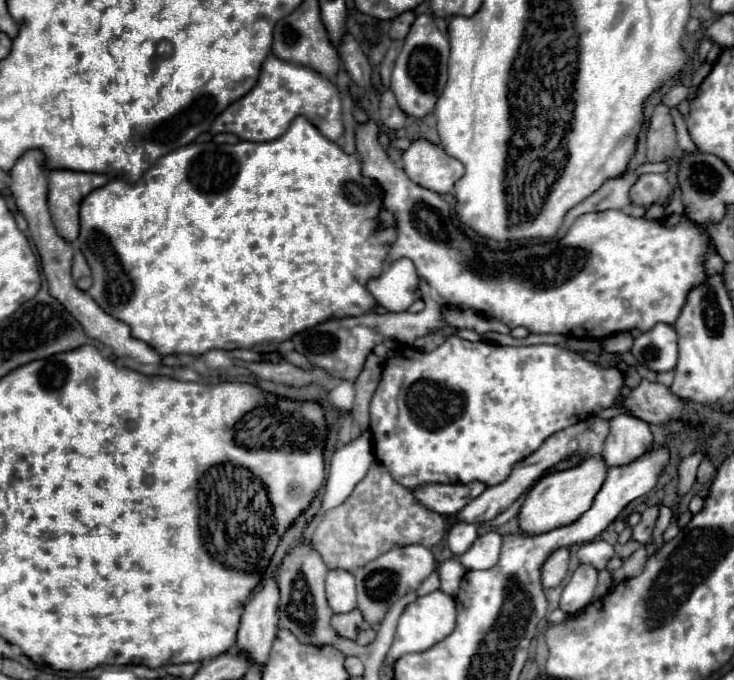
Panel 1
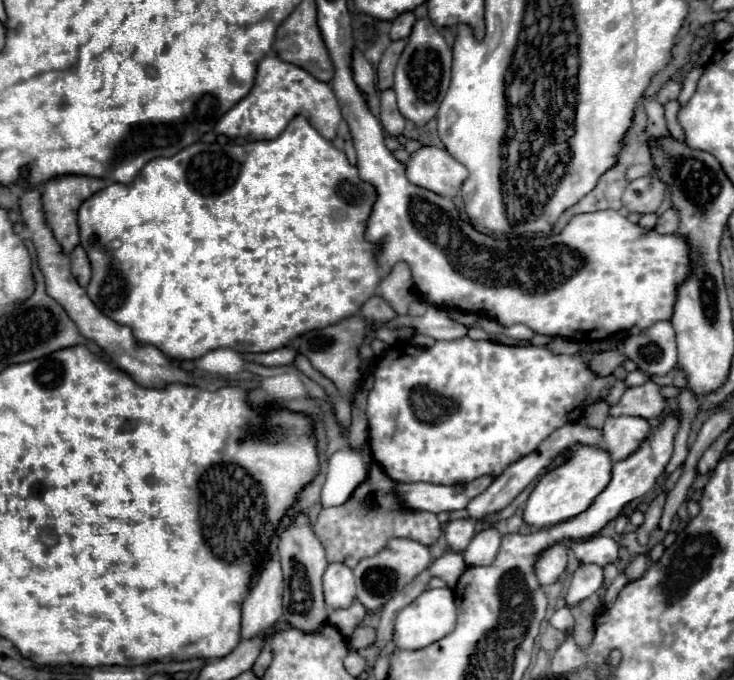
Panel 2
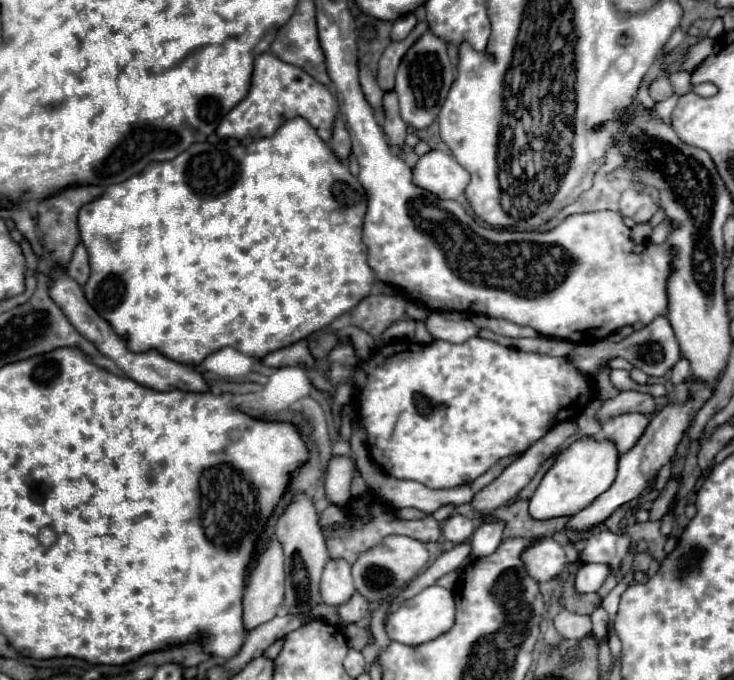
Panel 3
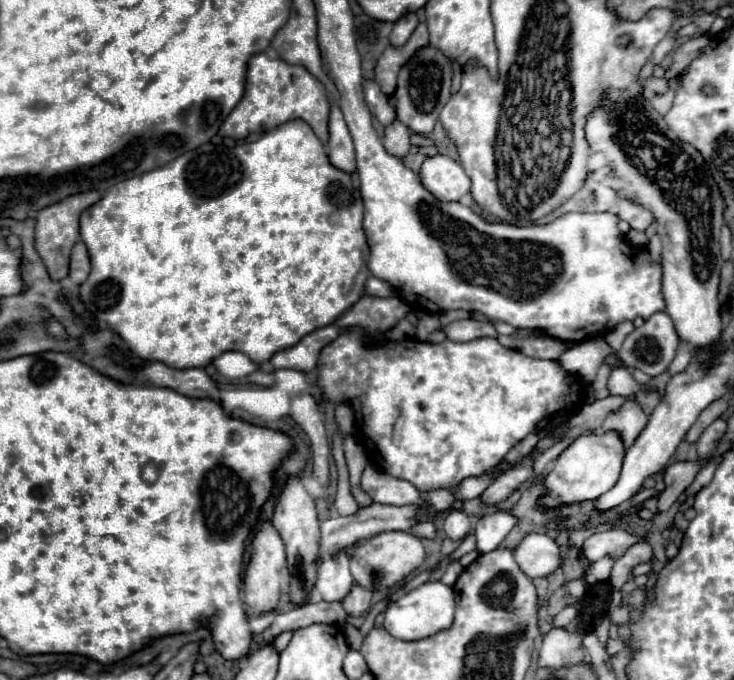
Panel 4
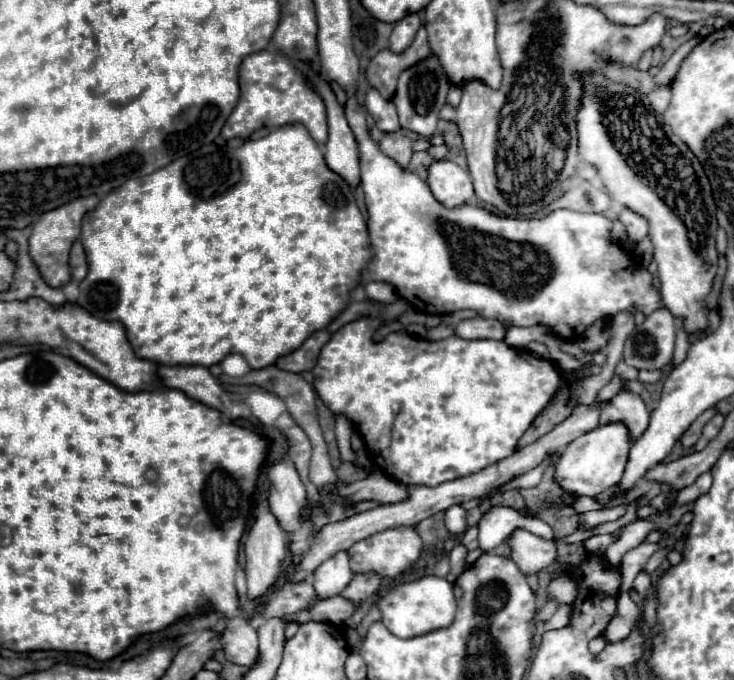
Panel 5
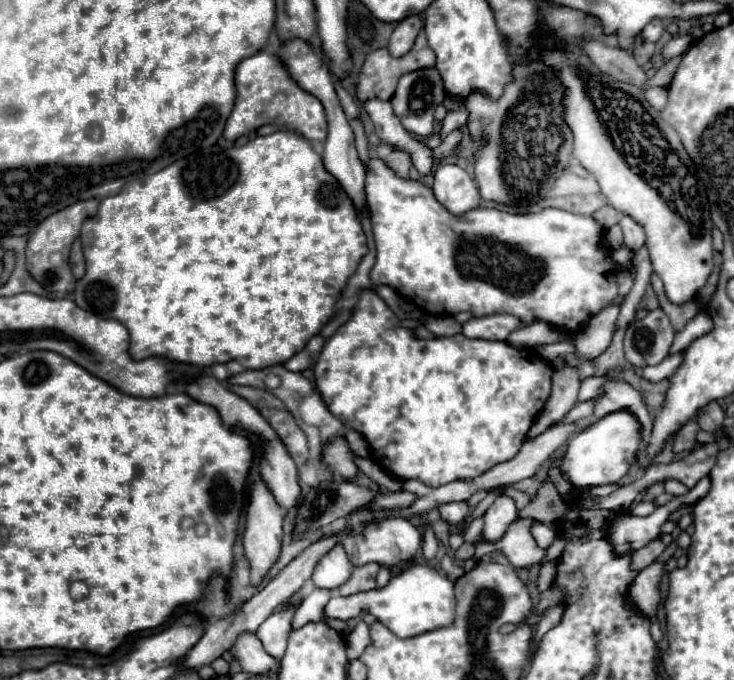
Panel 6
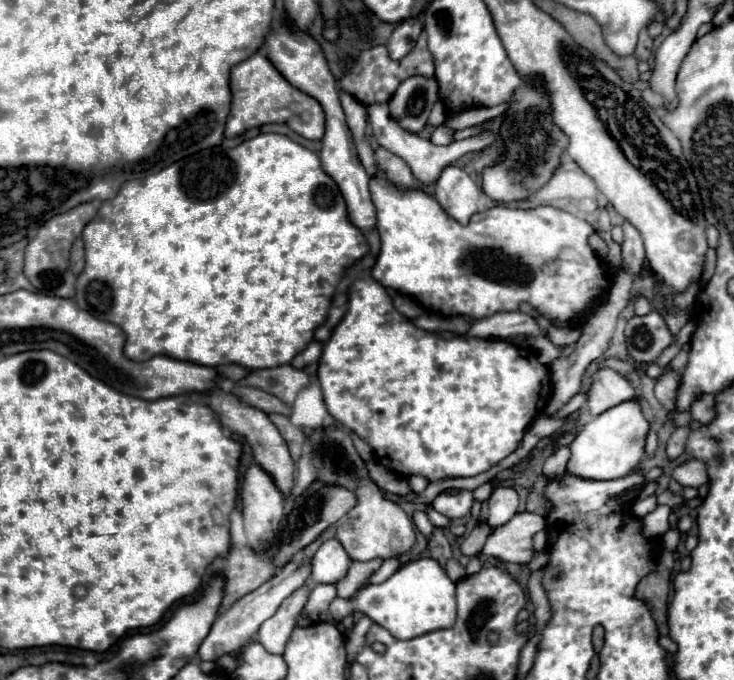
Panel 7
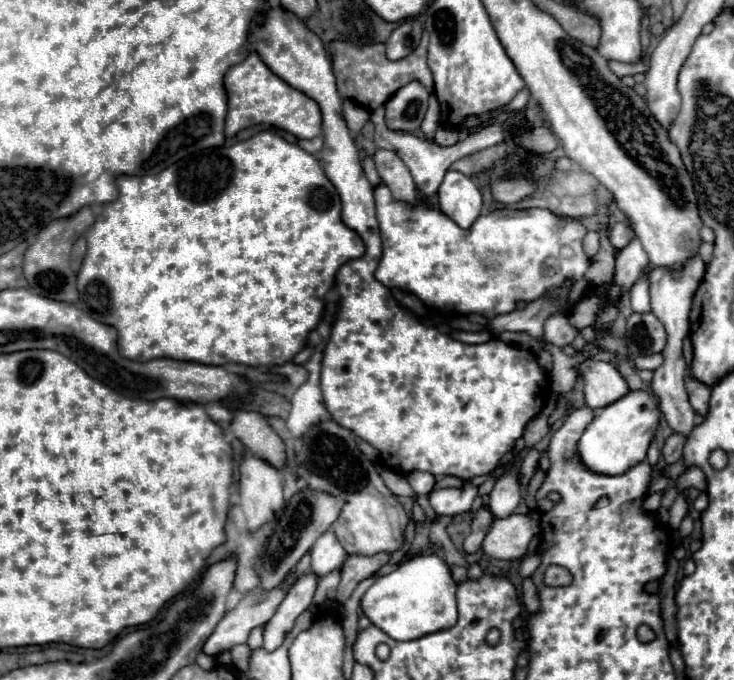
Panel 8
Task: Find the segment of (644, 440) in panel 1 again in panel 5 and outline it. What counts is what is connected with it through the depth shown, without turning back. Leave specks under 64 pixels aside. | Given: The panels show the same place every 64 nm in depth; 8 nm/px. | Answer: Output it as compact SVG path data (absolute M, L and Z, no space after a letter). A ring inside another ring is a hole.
M620 390L612 400L604 402L600 410L600 424L610 422L624 422L630 430L630 438L638 440L650 424L650 412L646 410L646 404L638 394Z

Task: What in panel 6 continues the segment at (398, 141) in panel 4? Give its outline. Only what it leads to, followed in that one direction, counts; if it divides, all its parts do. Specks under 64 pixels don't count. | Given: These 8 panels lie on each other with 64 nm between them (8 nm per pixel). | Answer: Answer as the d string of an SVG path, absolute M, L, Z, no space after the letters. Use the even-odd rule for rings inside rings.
M380 144L376 148L376 156L380 160L384 160L396 172L396 176L410 178L410 158L408 158L408 154L400 152L400 150L394 150L394 148L386 146L386 144Z

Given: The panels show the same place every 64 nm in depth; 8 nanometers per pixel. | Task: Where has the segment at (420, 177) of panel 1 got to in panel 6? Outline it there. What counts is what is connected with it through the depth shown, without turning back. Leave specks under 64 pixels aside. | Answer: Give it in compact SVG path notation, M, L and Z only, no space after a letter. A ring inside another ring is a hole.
M440 164L434 172L432 190L436 200L454 216L462 216L464 212L480 206L476 182L458 164Z

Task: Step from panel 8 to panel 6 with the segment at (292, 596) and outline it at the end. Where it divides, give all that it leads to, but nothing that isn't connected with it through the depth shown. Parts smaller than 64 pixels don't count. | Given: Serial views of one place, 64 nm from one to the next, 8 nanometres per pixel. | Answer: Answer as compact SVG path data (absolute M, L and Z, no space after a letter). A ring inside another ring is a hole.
M280 608L260 624L260 630L256 630L256 636L260 638L264 650L278 660L284 656L294 614L296 608Z

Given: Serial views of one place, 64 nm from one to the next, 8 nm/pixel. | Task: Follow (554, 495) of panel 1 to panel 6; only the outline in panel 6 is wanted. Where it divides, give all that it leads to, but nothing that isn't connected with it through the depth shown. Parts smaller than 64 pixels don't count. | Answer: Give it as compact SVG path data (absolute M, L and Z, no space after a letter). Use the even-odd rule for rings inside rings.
M610 412L608 416L596 420L568 442L566 456L562 460L564 478L578 488L596 484L614 484L622 476L626 476L632 464L636 462L640 442L642 434L636 416L632 416L632 412Z

